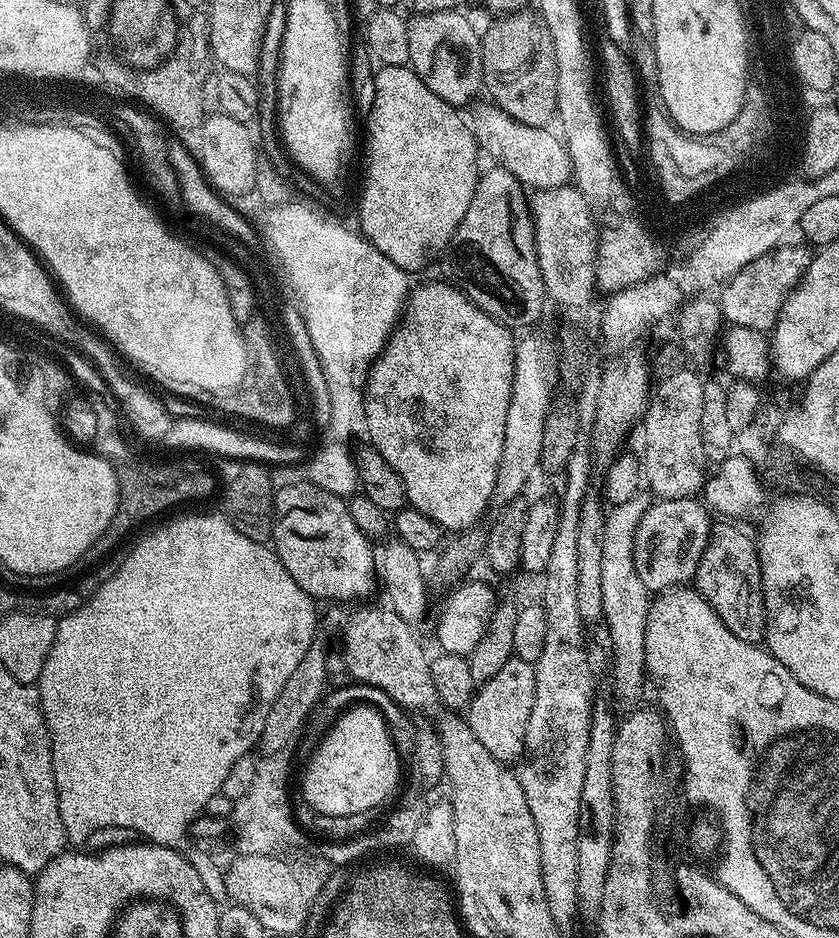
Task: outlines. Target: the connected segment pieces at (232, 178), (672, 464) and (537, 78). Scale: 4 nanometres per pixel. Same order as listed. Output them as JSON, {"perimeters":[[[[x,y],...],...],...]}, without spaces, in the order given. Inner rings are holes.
{"perimeters":[[[[219,114],[205,115],[198,129],[200,145],[194,151],[199,159],[204,177],[225,198],[249,195],[255,186],[255,162],[258,159],[258,144],[249,125]]],[[[691,367],[663,377],[655,385],[642,417],[644,424],[644,456],[642,480],[661,500],[682,500],[701,491],[706,479],[706,461],[702,450],[702,394],[704,380]]],[[[521,10],[501,15],[480,36],[482,84],[494,103],[510,118],[526,126],[548,128],[556,113],[555,46],[547,26],[532,10]]]]}

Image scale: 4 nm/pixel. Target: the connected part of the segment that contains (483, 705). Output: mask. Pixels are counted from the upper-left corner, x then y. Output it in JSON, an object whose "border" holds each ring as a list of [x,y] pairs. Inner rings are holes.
{"border":[[[513,658],[498,670],[485,684],[475,689],[474,695],[466,709],[466,719],[470,730],[490,750],[496,760],[505,762],[519,761],[524,755],[524,739],[526,738],[526,722],[530,718],[530,710],[534,710],[534,682],[536,670],[531,663]]]}

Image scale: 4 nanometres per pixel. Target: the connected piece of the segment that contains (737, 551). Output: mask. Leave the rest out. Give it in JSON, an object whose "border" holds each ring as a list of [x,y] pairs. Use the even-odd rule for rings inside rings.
{"border":[[[720,522],[712,529],[708,545],[696,566],[694,587],[706,603],[722,618],[726,630],[748,644],[763,641],[763,623],[752,621],[752,615],[758,612],[760,596],[760,563],[756,554],[756,545],[751,535],[739,532],[735,523]]]}

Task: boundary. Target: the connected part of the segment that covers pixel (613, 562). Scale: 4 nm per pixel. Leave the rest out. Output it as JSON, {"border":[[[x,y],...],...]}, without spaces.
{"border":[[[636,495],[628,502],[615,505],[603,521],[601,546],[601,584],[604,603],[603,627],[608,627],[608,640],[612,643],[612,692],[624,710],[631,709],[646,688],[646,652],[644,626],[648,617],[650,593],[642,586],[642,578],[634,570],[632,550],[634,530],[648,508],[649,501]]]}

